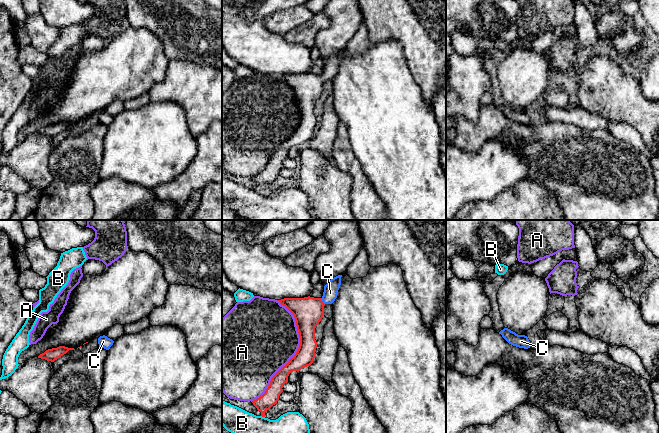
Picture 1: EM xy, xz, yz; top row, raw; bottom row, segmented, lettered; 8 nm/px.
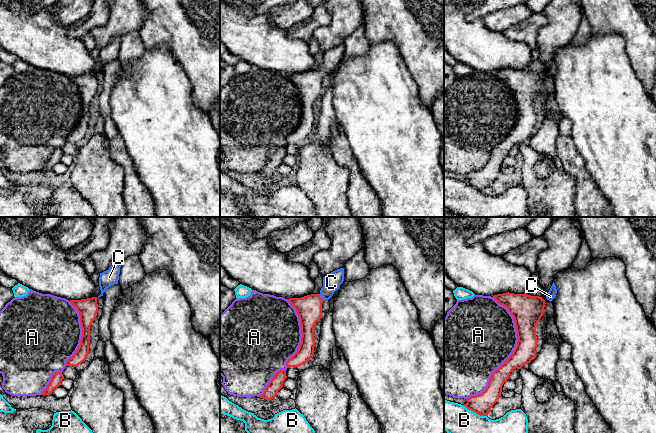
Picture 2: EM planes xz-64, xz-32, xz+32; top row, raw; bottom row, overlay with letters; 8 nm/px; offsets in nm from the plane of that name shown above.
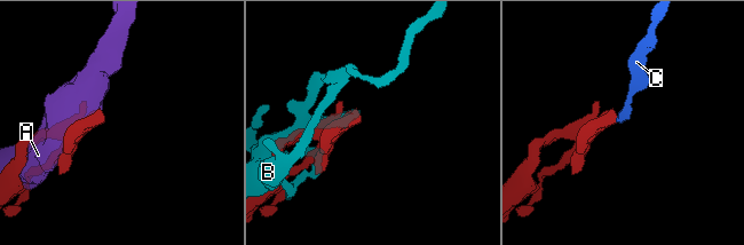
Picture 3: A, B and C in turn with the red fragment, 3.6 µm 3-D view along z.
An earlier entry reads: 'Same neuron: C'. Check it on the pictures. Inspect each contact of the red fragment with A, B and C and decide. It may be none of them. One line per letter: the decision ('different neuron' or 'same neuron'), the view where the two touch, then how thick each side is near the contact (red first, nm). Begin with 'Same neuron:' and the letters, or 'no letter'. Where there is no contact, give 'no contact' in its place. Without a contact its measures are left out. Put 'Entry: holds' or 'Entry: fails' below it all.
Same neuron: C
A: different neuron; meets red in xz; 160 nm thick on the red side, 480 nm on the other
B: different neuron; meets red in xz; 120 nm thick on the red side, 380 nm on the other
C: same neuron; meets red in xz; 240 nm thick on the red side, 120 nm on the other
Entry: holds

